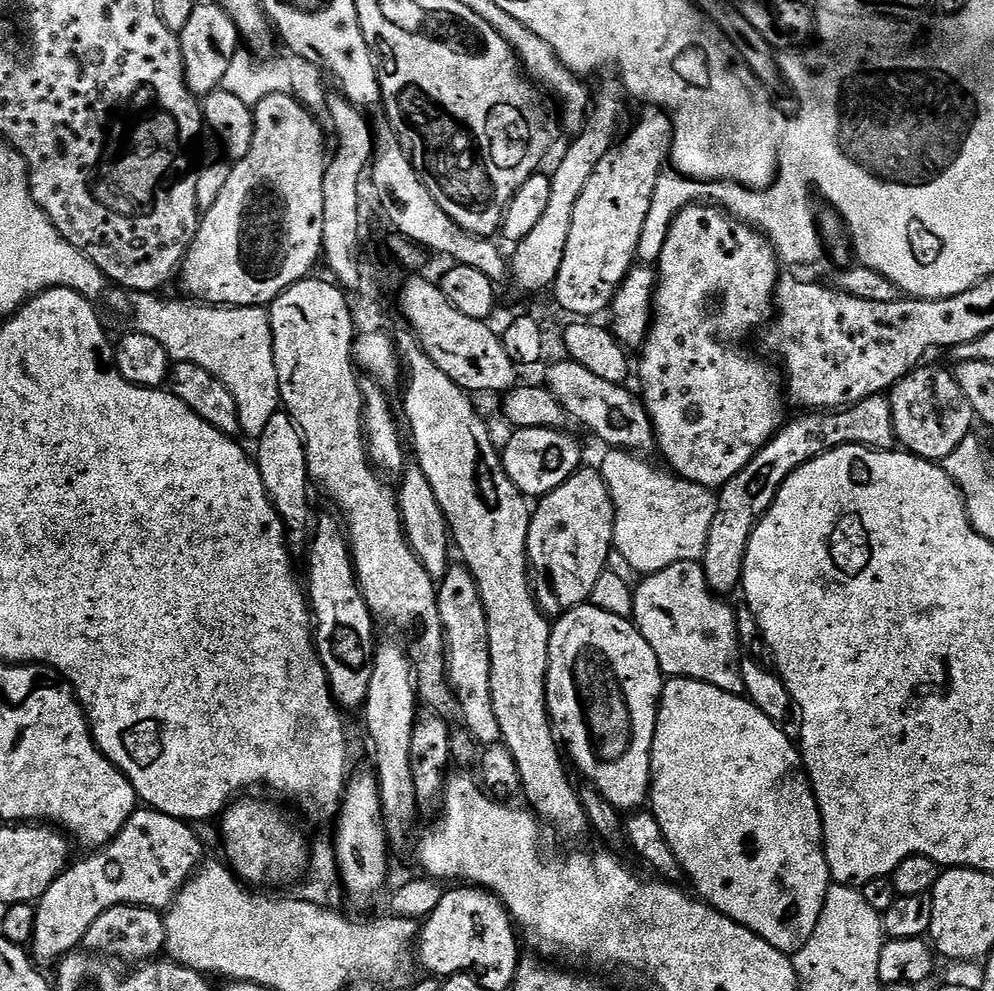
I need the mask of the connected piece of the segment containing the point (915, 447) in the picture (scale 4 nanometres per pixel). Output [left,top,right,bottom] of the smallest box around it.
[888,366,976,462]

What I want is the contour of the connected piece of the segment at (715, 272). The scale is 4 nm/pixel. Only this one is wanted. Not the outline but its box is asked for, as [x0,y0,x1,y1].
[638,202,786,490]

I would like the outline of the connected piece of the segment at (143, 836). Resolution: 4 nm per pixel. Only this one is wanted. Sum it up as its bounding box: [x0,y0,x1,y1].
[30,807,202,965]

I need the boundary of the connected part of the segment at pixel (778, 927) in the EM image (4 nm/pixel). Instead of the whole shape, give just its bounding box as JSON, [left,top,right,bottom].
[650,679,830,954]

